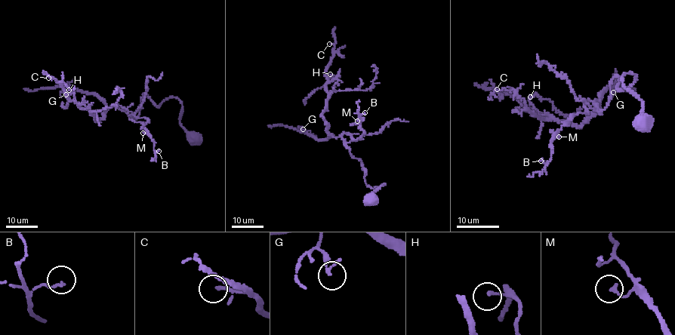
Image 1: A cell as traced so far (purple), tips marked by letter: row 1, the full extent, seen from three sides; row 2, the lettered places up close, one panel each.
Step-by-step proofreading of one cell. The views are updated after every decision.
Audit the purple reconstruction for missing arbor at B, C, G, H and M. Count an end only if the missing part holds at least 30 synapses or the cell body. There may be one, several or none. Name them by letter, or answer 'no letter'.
C

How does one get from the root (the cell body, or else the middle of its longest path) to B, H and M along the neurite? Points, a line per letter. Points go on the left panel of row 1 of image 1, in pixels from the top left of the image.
B: (192, 137), (175, 97), (159, 106), (143, 94), (137, 118), (116, 106), (147, 119), (158, 151)
H: (192, 137), (180, 123), (175, 97), (159, 106), (143, 94), (137, 118), (114, 106), (97, 121), (69, 90)
M: (192, 137), (173, 97), (159, 106), (143, 94), (137, 118), (116, 106), (147, 119), (143, 133)

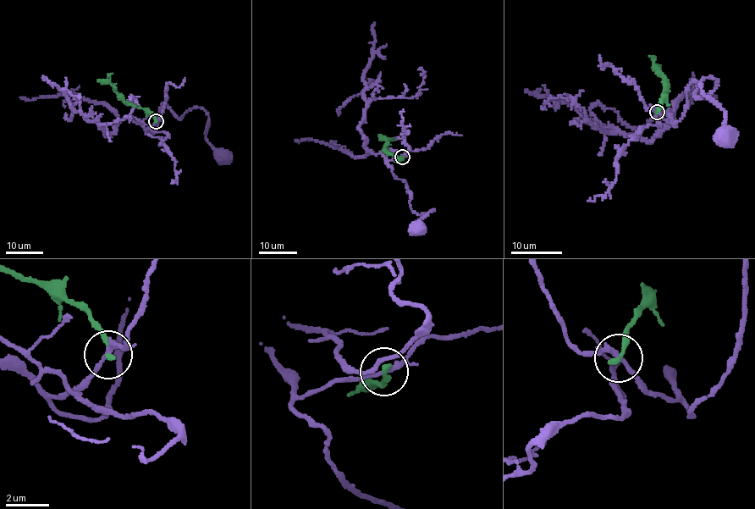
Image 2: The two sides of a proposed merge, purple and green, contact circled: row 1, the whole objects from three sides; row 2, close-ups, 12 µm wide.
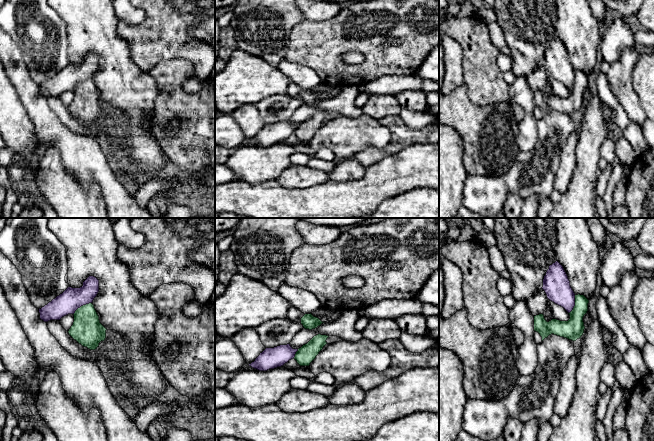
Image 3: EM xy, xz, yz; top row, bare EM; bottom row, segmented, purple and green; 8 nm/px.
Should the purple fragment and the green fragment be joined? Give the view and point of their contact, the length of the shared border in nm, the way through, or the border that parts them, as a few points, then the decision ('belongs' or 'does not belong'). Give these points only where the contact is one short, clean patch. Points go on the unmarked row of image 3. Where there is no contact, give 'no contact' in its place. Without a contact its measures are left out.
contact xy (81, 81); length 180 nm; border xy (91, 78), (81, 81), (73, 90); does not belong

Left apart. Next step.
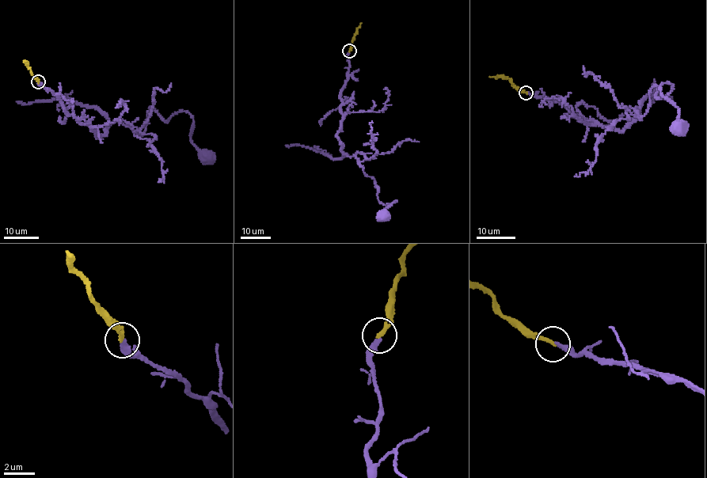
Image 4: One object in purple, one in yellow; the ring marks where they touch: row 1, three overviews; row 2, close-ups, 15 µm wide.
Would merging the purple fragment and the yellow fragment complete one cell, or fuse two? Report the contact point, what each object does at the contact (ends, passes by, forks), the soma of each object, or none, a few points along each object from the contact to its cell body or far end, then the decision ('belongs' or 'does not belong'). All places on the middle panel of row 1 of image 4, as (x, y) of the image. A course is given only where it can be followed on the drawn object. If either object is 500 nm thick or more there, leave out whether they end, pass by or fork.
(349, 51) | purple ends | yellow ends | purple (382, 215) | yellow none | purple via (349, 51), (337, 138), (343, 152), (355, 156), (372, 177), (379, 202), (396, 201), (382, 214) | yellow via (349, 51), (361, 22) | belongs

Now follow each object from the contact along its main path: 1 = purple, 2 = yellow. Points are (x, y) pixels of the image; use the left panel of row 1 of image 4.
1: (38, 81), (99, 138), (119, 120), (142, 134), (150, 108), (168, 122), (188, 112), (191, 143), (203, 156)
2: (38, 81), (26, 61)

